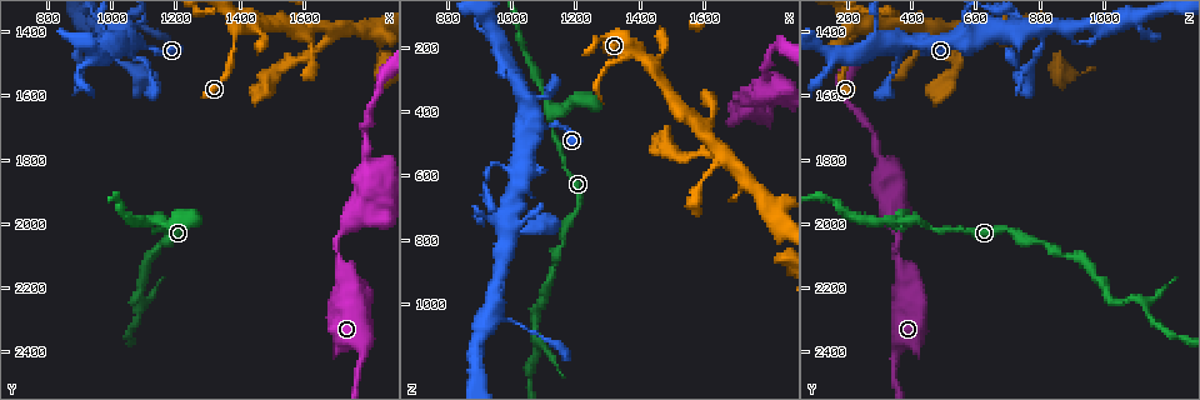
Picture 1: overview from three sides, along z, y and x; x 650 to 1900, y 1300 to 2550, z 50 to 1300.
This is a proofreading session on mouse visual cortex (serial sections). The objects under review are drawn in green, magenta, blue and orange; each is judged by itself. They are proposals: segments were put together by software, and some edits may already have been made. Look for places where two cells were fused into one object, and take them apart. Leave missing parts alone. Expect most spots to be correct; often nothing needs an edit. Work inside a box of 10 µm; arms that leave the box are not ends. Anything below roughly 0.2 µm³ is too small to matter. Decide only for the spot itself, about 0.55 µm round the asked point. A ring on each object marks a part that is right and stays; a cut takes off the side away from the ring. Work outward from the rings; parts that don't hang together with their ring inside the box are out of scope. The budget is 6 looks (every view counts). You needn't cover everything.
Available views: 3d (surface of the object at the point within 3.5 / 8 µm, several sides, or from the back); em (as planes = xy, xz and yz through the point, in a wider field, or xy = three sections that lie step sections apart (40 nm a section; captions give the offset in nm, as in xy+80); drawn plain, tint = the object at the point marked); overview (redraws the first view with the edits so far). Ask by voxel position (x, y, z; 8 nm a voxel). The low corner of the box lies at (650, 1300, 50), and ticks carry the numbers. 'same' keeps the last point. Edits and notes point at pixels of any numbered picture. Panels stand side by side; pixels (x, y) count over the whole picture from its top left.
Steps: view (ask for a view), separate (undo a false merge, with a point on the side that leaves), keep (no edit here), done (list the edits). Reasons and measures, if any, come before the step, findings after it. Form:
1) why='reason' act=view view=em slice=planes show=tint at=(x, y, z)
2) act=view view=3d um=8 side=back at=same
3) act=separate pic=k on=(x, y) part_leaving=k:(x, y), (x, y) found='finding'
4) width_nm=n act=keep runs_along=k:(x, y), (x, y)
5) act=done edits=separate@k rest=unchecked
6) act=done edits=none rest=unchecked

why='sharp bend' act=view view=3d um=8 at=(1120, 1980, 420)

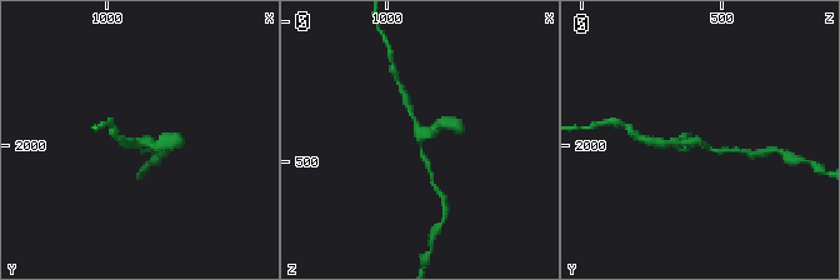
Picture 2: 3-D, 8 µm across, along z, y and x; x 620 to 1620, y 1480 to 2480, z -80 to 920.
why='shape alone is not enough' act=view view=em slice=xy step=3 show=tint at=same

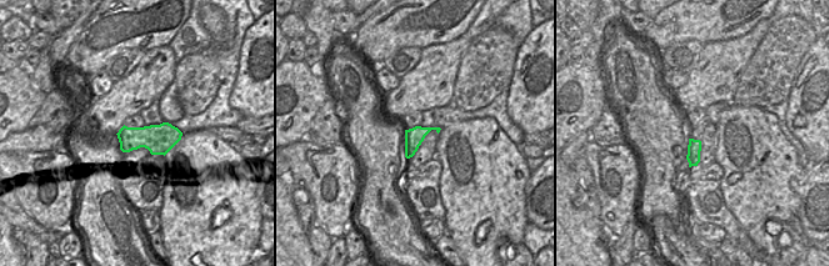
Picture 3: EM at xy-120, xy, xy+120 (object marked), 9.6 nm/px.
act=keep runs_along=2:(428, 168), (420, 138), (450, 124) found='all the same cell'

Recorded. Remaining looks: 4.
why='two arms at a narrow angle' act=view view=3d um=8 at=(1770, 1960, 330)

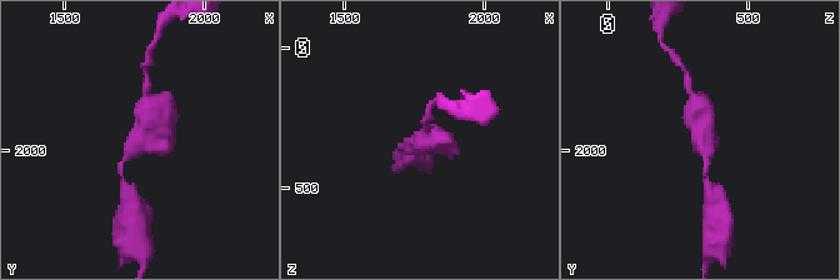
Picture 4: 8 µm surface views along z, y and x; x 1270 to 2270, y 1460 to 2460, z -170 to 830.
why='closer look' act=view view=3d um=3.5 side=back at=same

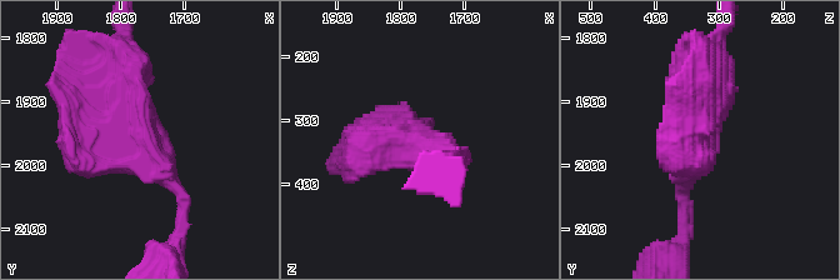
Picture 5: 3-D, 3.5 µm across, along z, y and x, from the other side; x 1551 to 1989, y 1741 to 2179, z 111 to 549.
why='need the tissue' act=view view=em slice=xy step=2 show=tint at=(1780, 1955, 335)

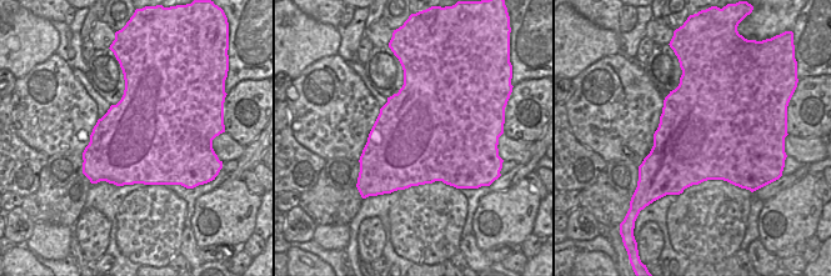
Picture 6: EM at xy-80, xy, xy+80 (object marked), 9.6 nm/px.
act=keep runs_along=5:(175, 188), (118, 106), (125, 41) found='continuous, no second cell'

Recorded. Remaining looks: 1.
why='abrupt turn' act=view view=3d um=3.5 at=(1090, 2230, 1110)

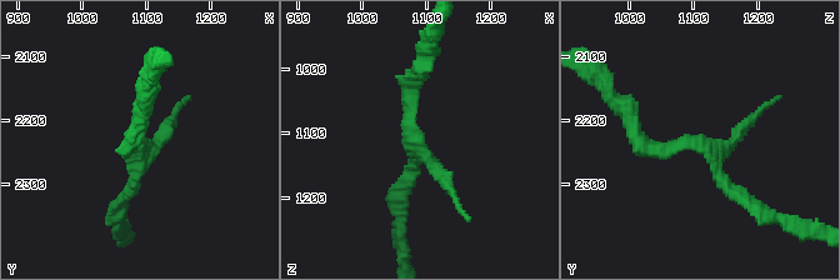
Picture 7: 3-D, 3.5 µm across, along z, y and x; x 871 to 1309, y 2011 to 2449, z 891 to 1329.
act=keep runs_along=7:(638, 130), (650, 149), (701, 141), (749, 203) found='one cell here'

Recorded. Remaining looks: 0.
act=done edits=none rest=unchecked

